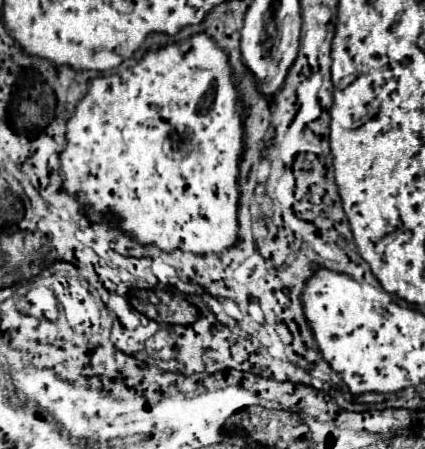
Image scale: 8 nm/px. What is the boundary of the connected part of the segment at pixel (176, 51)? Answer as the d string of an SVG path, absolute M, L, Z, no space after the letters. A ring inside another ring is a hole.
M205 33L195 35L187 41L167 45L161 51L149 51L137 65L127 71L113 73L107 77L97 77L89 81L87 95L79 101L75 115L67 123L67 145L61 153L61 171L65 177L63 189L69 191L83 205L83 215L91 221L99 221L101 215L113 213L119 217L119 227L125 233L135 235L141 245L157 245L163 251L183 249L197 255L205 253L221 253L229 249L237 241L237 165L243 151L243 117L237 109L237 89L231 81L231 67L227 61L227 53L219 49Z

